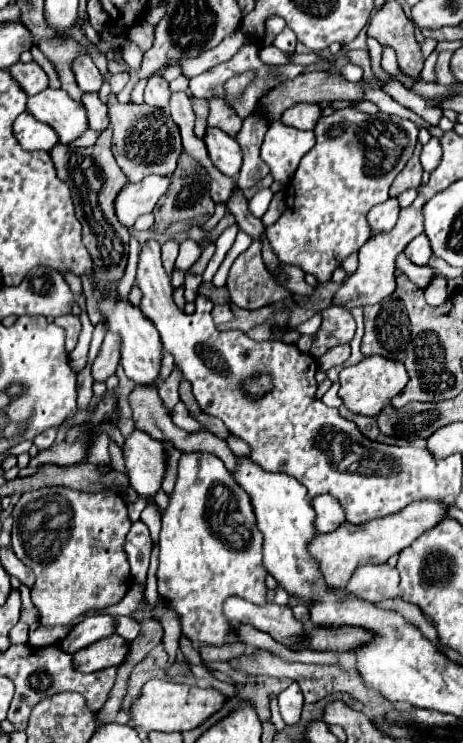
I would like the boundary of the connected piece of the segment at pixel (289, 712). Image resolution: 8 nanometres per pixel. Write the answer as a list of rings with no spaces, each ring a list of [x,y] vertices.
[[[296,683],[286,687],[278,695],[278,705],[280,705],[280,715],[282,715],[284,723],[286,725],[296,725],[300,721],[300,713],[302,713],[302,705],[304,705],[300,687],[296,687]]]

